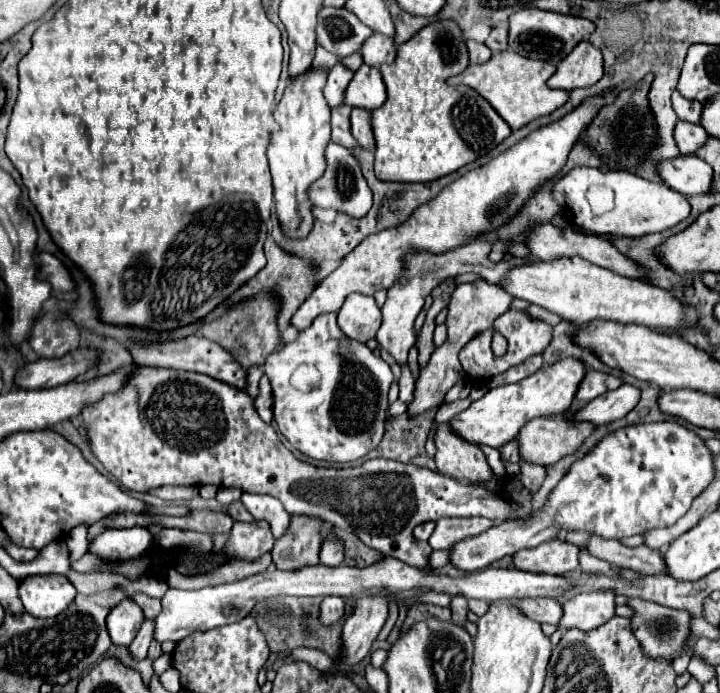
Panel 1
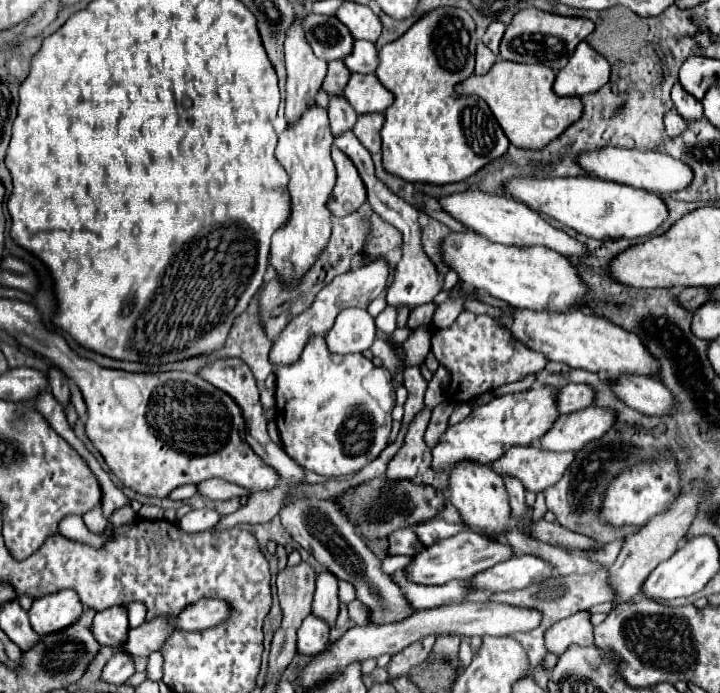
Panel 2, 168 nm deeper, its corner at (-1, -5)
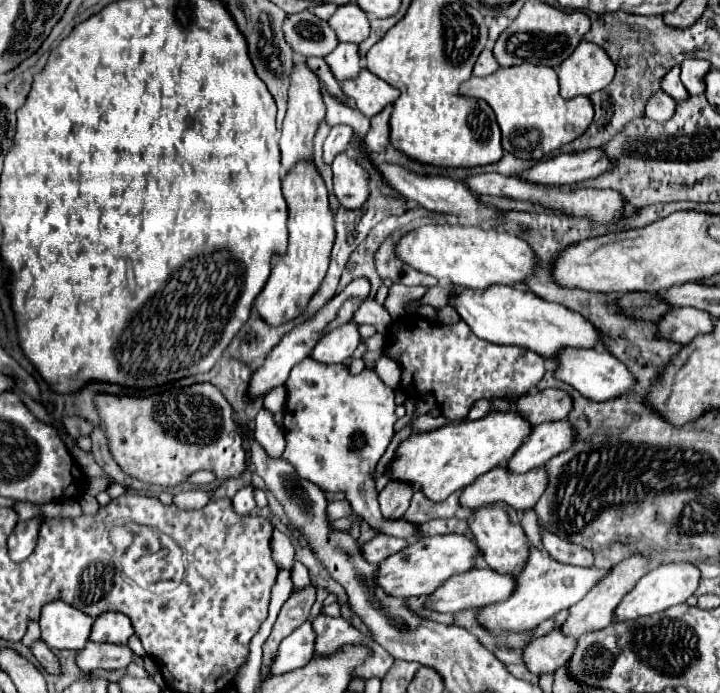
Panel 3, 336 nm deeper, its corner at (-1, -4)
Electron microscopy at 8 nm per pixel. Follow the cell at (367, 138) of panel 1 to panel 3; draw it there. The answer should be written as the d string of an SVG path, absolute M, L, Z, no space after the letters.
M393 105L385 107L379 115L375 115L371 119L371 129L365 137L365 145L373 151L373 153L383 153L389 145L389 119L391 119L391 111Z

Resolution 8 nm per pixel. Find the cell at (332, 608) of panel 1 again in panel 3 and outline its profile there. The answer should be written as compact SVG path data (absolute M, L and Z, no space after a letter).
M303 623L289 637L285 637L271 659L271 675L283 675L307 665L313 659L315 631L311 623Z

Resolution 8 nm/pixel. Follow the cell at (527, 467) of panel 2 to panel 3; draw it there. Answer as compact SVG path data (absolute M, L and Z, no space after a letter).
M495 467L493 471L489 471L487 475L481 475L481 479L477 479L475 483L471 483L469 487L463 489L463 493L459 497L459 507L467 509L467 511L475 511L475 509L481 509L487 505L501 503L501 505L513 507L515 511L521 513L525 509L531 509L537 503L537 499L545 491L545 487L547 487L547 473L543 471L543 467L523 473L523 475L513 475L505 467Z

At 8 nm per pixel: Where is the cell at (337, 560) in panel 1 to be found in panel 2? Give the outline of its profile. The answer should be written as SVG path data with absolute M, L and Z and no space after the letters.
M323 570L317 576L313 614L327 620L331 626L335 626L335 618L339 612L339 594L337 592L339 592L337 576L331 576L327 570Z

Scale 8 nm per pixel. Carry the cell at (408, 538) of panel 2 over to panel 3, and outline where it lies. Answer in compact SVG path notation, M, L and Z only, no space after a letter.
M377 533L373 539L369 539L365 545L361 545L361 551L369 563L381 563L389 555L405 549L409 543L405 539L397 539L385 533Z

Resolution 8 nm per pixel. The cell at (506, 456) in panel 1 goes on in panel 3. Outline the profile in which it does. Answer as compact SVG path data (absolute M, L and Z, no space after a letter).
M531 547L531 555L527 561L527 567L517 575L515 579L515 591L509 595L509 599L501 603L491 603L483 607L477 615L477 621L495 637L501 637L505 633L517 633L517 631L533 631L539 623L551 619L563 609L569 609L573 603L581 601L587 591L591 591L601 579L605 579L609 571L597 569L597 567L573 567L559 563L551 559L551 555L545 549Z

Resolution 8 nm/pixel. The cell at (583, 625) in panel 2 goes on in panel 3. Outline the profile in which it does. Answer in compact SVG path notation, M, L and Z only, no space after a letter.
M551 631L545 637L531 641L523 651L523 663L533 675L555 673L557 667L563 667L573 655L577 639L565 637L561 631Z

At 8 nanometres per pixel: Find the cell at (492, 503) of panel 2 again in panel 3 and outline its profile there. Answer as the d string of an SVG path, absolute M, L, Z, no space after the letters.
M489 505L479 511L473 511L469 529L481 549L483 563L489 569L493 569L497 573L505 573L505 575L521 573L521 567L525 567L525 559L529 559L529 541L519 525L515 509L509 509L503 505Z

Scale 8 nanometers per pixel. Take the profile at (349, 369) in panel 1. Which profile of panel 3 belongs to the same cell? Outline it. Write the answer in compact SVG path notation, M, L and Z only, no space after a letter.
M311 357L301 361L297 367L293 367L285 387L287 387L287 403L283 409L283 415L285 415L283 421L285 421L287 445L285 445L283 459L287 463L293 463L301 479L309 479L311 483L317 483L321 491L325 493L343 491L347 501L351 503L351 509L377 531L403 537L403 539L413 539L417 531L415 525L407 521L383 521L383 515L377 503L375 479L373 479L373 471L395 435L393 431L393 425L397 421L395 393L377 377L375 371L363 369L359 375L351 375L345 369L345 365L323 365L323 363L315 363Z

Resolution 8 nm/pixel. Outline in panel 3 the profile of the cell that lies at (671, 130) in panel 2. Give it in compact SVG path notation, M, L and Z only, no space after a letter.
M657 91L653 93L653 97L649 97L647 107L645 107L645 115L653 121L667 121L675 111L675 99L671 99L665 91Z

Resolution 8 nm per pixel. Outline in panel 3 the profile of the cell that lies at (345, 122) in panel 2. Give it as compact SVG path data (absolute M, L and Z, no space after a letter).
M339 125L339 127L333 127L329 131L329 135L323 143L323 161L325 161L325 165L331 165L333 159L339 153L347 151L349 139L351 139L351 127L347 127L347 125Z

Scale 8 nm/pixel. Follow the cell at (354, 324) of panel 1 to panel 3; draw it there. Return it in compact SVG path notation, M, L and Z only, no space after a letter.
M351 321L323 335L323 339L315 345L311 357L317 363L325 363L325 365L345 363L357 349L357 345L359 345L359 331L357 325Z

